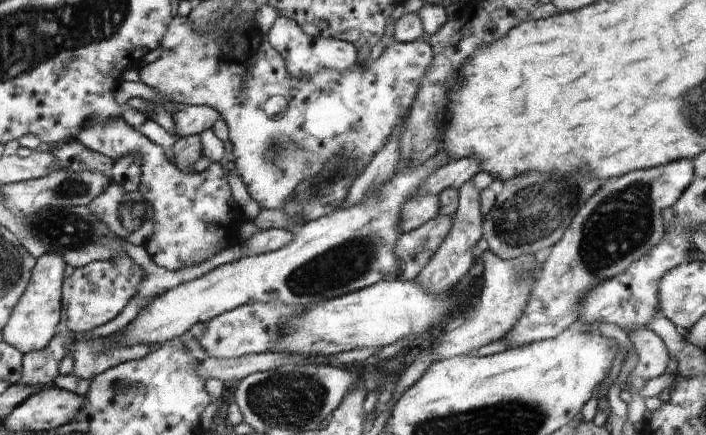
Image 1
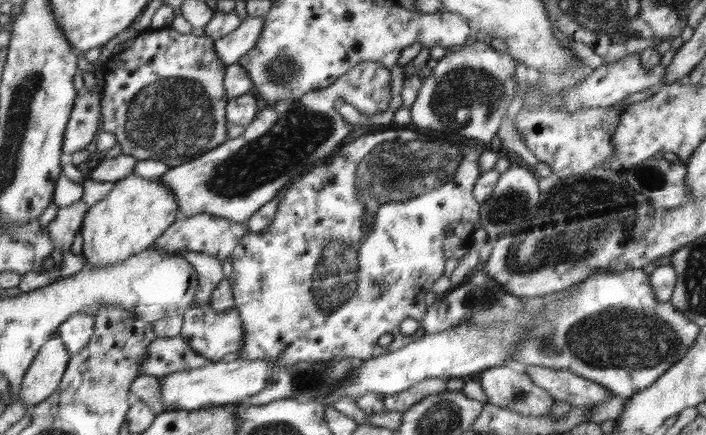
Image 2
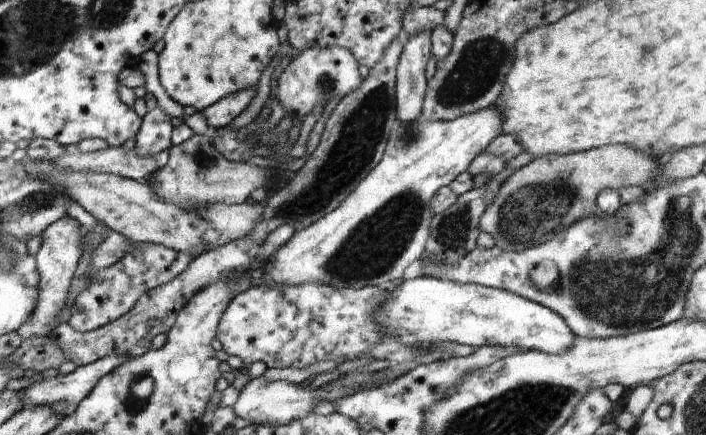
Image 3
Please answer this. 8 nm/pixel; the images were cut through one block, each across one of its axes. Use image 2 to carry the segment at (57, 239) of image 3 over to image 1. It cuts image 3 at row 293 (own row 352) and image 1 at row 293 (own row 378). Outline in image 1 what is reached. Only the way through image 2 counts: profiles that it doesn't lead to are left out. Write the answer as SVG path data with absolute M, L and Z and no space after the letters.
M46 253L37 258L28 286L12 309L8 322L1 330L5 343L25 355L26 353L45 349L52 342L58 328L63 326L61 320L64 312L64 303L61 297L62 285L69 270L65 259L61 255Z

